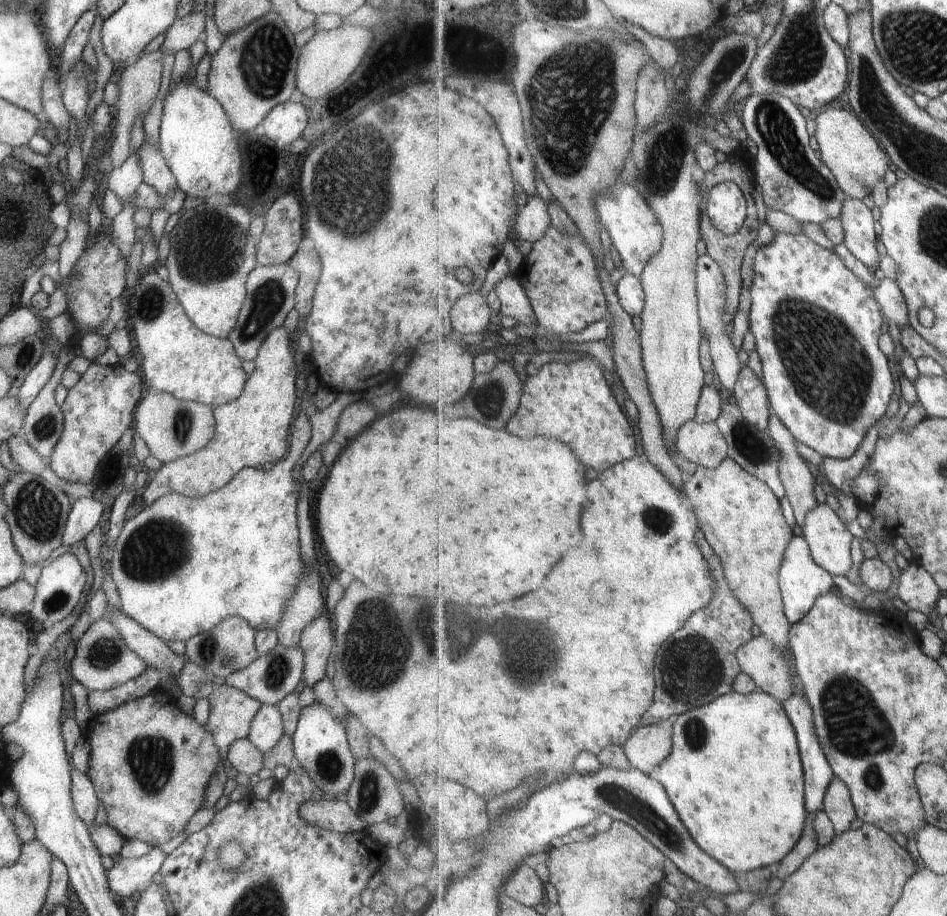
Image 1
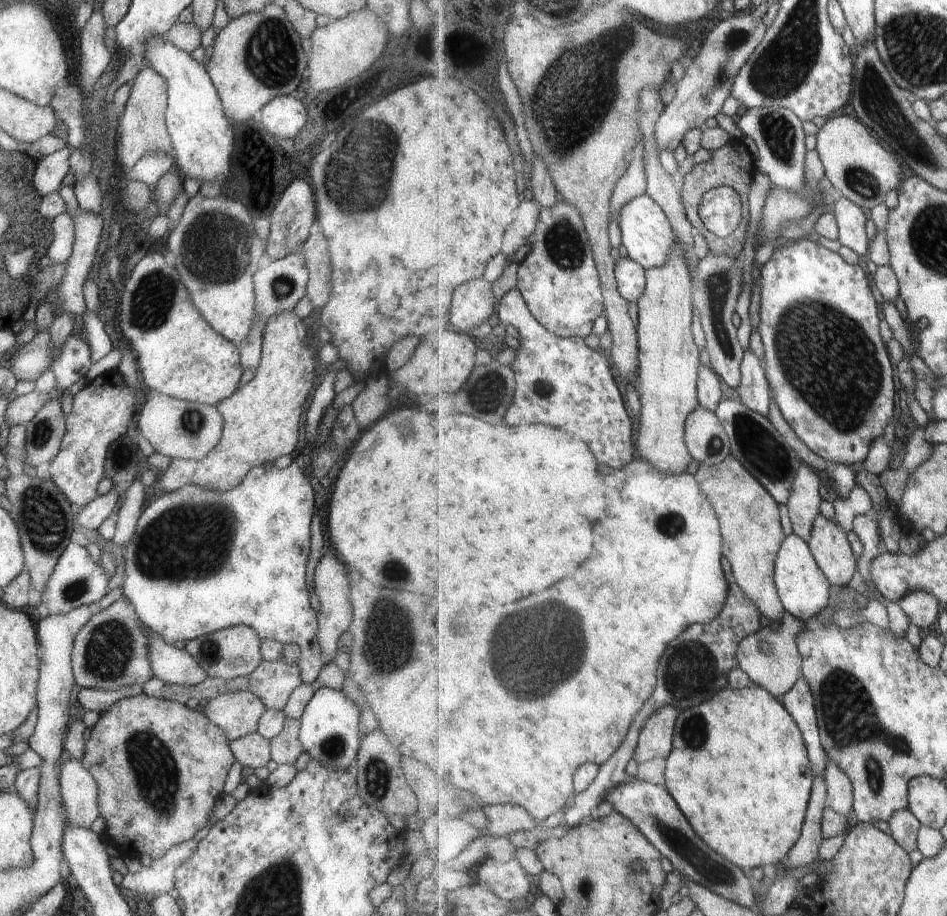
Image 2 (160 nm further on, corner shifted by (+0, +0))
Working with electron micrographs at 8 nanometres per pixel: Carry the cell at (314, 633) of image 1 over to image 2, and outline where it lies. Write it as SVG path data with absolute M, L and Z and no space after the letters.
M327 552L322 555L316 564L314 570L313 591L317 595L319 601L319 611L316 612L317 628L316 628L316 641L320 648L320 653L325 657L325 661L331 660L336 650L335 642L337 638L347 630L350 618L352 617L352 610L350 609L349 602L349 589L350 586L347 581L347 568L344 564L335 558L333 552Z

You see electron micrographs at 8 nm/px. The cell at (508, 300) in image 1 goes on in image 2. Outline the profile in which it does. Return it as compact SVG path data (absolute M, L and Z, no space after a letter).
M510 290L500 298L498 303L498 318L502 324L513 324L519 330L519 346L516 357L509 367L516 376L516 393L507 411L509 426L525 426L525 424L548 424L562 428L576 439L593 446L597 460L601 464L609 464L611 468L626 467L635 458L635 444L633 444L633 424L627 412L626 402L619 392L619 386L613 378L611 364L607 356L600 349L591 349L581 337L558 337L545 328L534 316L531 316L521 291Z

